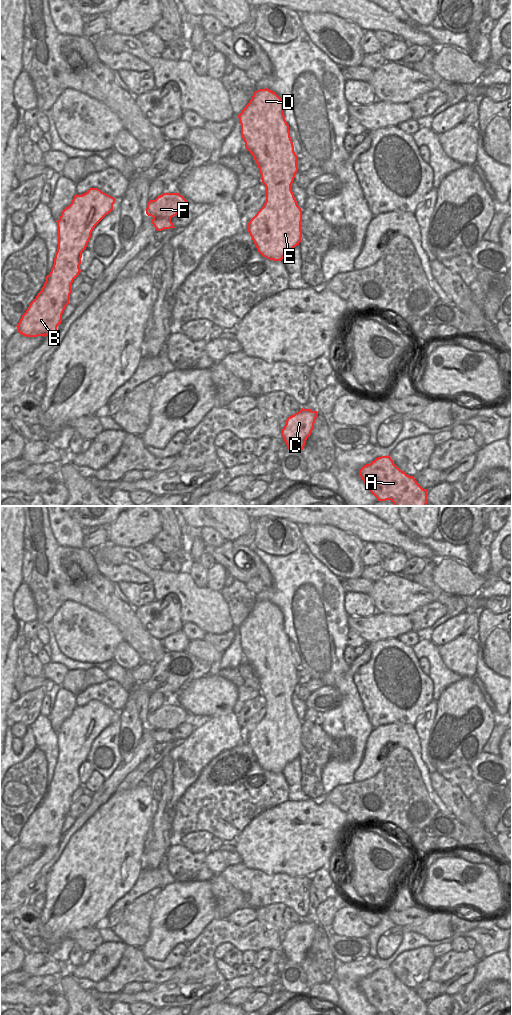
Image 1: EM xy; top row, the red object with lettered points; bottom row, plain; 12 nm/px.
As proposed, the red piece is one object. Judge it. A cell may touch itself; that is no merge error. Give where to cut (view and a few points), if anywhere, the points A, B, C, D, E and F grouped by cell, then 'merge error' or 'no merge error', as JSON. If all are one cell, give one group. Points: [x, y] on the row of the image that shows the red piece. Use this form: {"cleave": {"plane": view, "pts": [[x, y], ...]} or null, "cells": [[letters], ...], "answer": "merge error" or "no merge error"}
{"cleave": null, "cells": [["A", "B", "C", "D", "E", "F"]], "answer": "no merge error"}

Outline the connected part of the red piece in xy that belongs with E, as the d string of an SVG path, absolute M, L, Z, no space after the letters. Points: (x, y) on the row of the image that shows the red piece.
M267 88L259 89L238 118L245 148L252 154L261 174L260 179L266 187L266 201L249 221L247 231L263 257L281 261L287 252L299 245L302 237L302 210L291 190L298 172L298 156L294 152L290 127L283 114L283 101L275 92Z

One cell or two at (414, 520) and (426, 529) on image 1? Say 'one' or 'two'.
one

